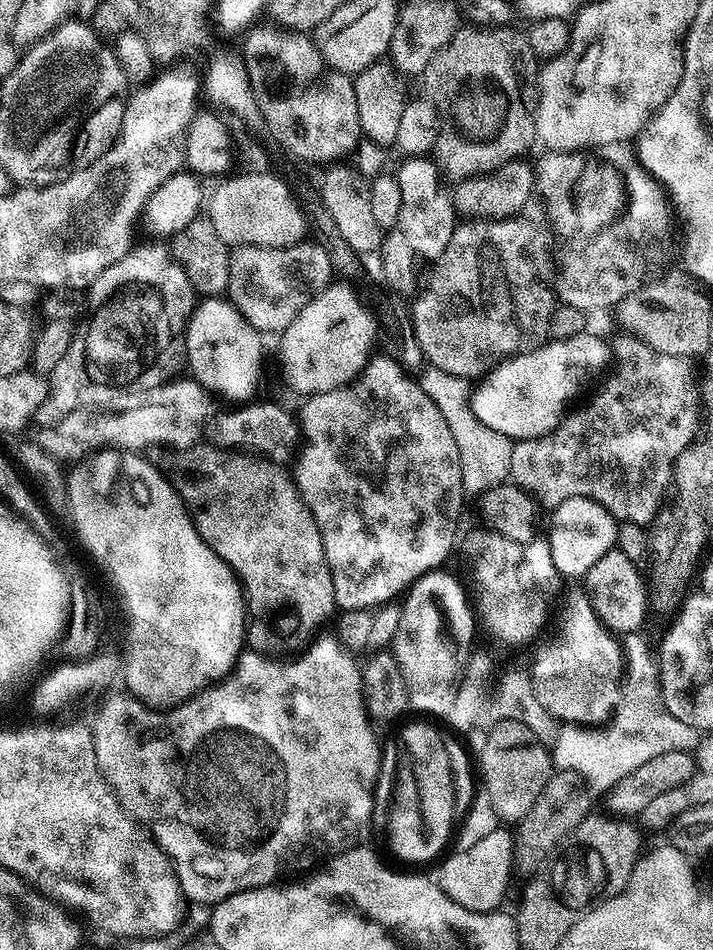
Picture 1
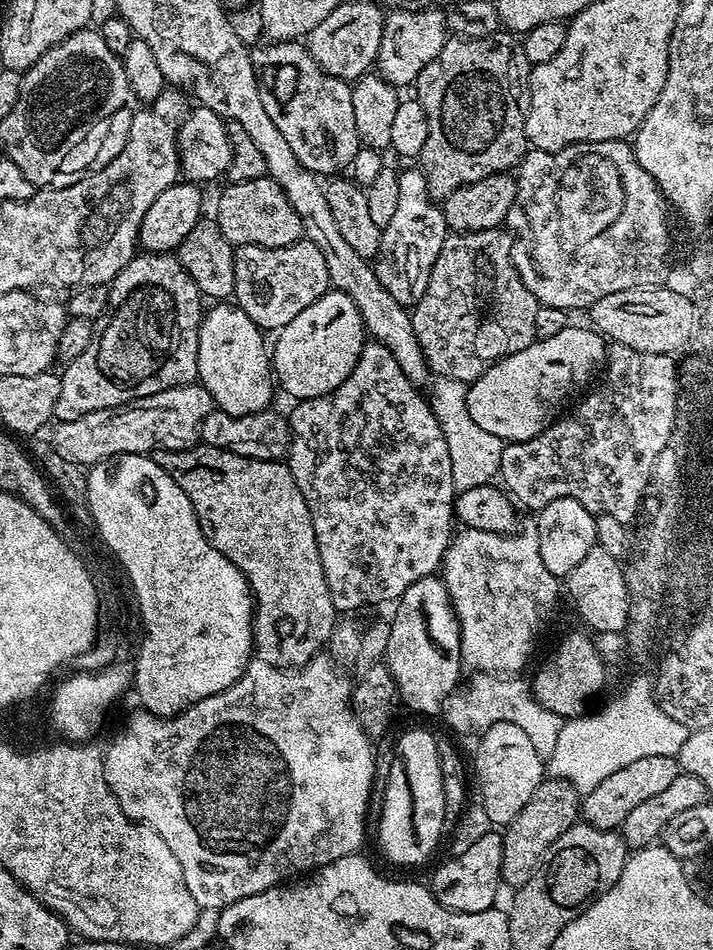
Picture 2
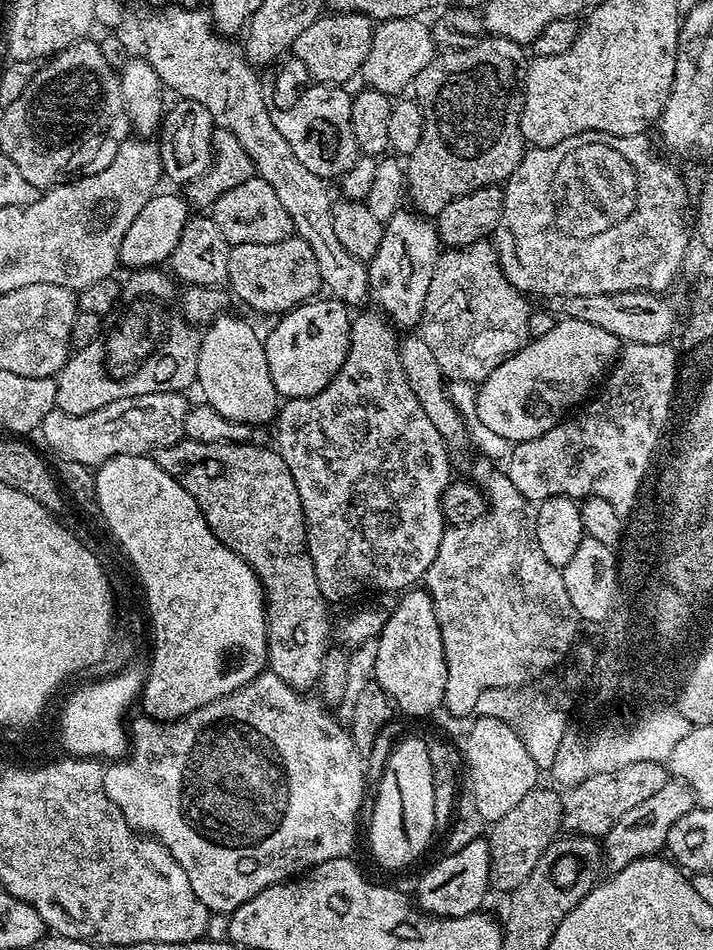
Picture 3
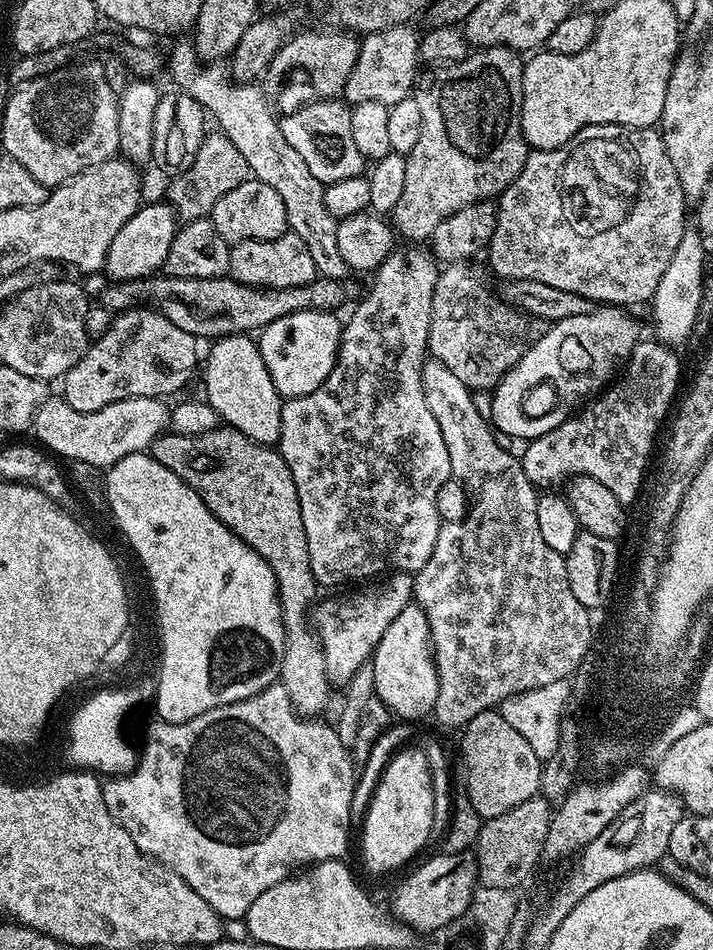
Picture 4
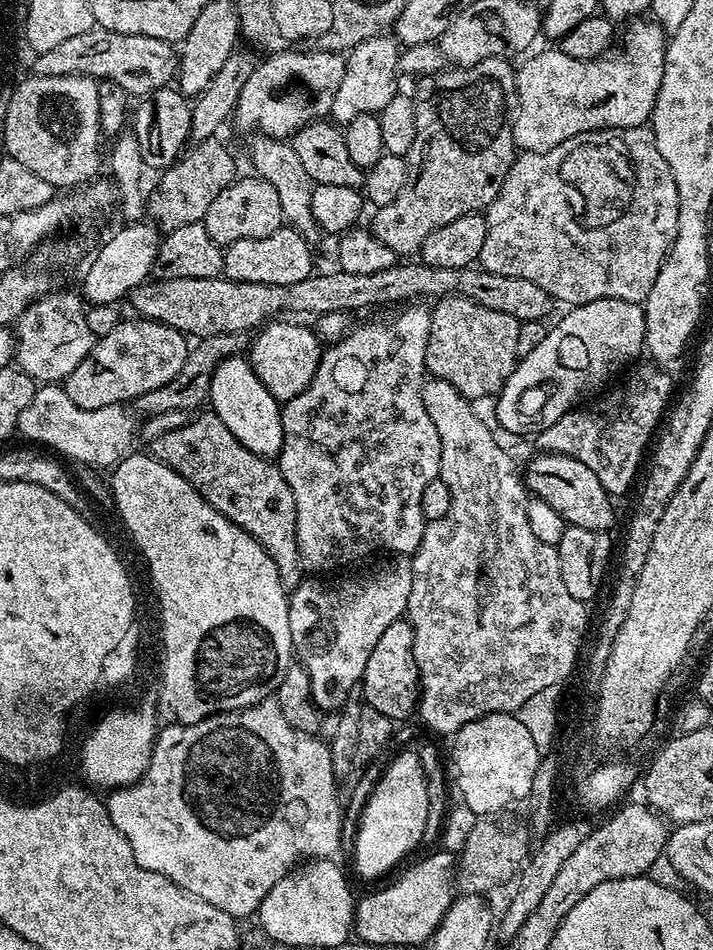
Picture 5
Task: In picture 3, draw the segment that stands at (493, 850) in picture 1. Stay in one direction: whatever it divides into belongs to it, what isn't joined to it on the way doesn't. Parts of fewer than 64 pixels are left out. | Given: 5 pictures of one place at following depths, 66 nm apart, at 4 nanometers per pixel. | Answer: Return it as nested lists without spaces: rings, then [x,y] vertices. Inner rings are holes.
[[[481,838],[462,846],[462,850],[441,855],[441,860],[433,868],[424,872],[424,877],[416,884],[414,900],[429,916],[449,916],[458,918],[485,907],[484,895],[490,892],[492,879],[492,859],[487,839]]]

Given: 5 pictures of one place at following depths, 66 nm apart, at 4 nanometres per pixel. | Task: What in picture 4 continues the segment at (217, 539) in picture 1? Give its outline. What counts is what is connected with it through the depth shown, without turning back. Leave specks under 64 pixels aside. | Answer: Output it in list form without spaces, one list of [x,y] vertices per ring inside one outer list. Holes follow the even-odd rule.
[[[217,426],[206,434],[184,436],[169,431],[152,443],[150,455],[166,470],[178,474],[204,500],[204,505],[229,528],[246,546],[250,546],[274,570],[276,589],[280,595],[280,617],[284,623],[284,653],[280,663],[278,682],[286,690],[296,715],[316,718],[321,715],[328,700],[330,685],[324,666],[324,651],[315,631],[310,630],[310,609],[317,599],[318,585],[310,570],[310,550],[306,546],[306,530],[302,526],[302,510],[298,506],[298,490],[286,466],[275,447],[259,444],[242,434],[237,428]]]

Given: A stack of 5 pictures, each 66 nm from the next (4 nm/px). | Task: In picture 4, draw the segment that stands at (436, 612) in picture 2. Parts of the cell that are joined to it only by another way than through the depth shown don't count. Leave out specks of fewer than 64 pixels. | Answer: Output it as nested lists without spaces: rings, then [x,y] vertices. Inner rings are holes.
[[[413,602],[405,606],[402,614],[386,626],[386,634],[382,634],[382,642],[372,651],[370,661],[374,670],[375,699],[382,701],[388,707],[393,717],[400,720],[420,720],[423,716],[431,717],[436,707],[436,662],[433,649],[430,647],[430,630],[426,622],[426,614],[420,605]]]

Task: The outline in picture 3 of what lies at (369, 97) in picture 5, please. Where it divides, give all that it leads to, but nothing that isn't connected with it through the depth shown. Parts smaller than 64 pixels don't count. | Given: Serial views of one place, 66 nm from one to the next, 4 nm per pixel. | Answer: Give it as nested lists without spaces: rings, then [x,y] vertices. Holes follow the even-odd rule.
[[[415,16],[406,18],[394,18],[393,20],[381,20],[372,29],[372,41],[370,42],[370,54],[366,54],[366,62],[360,67],[359,75],[364,76],[363,83],[367,87],[378,90],[382,94],[395,97],[396,92],[400,92],[404,87],[411,85],[433,56],[437,55],[436,43],[432,41],[432,30],[427,23],[423,24],[423,19]]]

